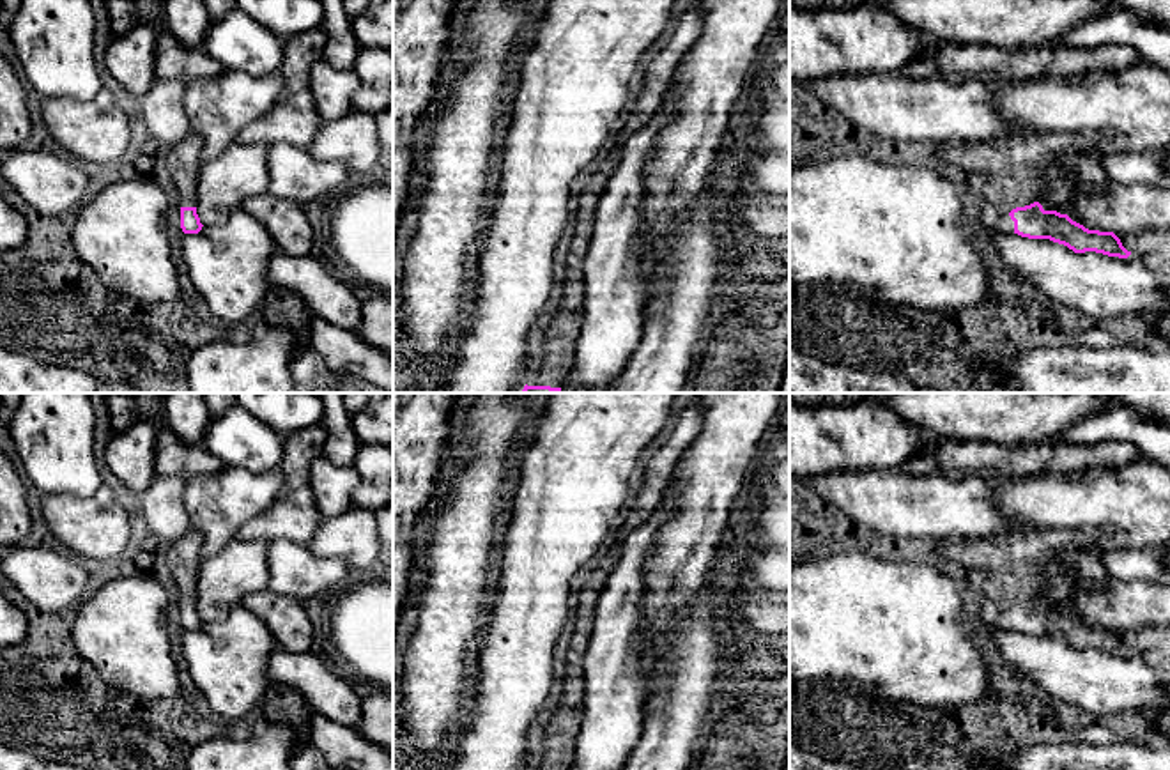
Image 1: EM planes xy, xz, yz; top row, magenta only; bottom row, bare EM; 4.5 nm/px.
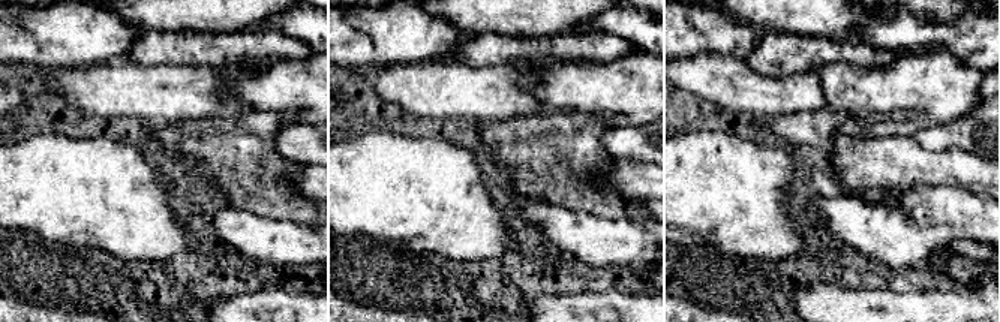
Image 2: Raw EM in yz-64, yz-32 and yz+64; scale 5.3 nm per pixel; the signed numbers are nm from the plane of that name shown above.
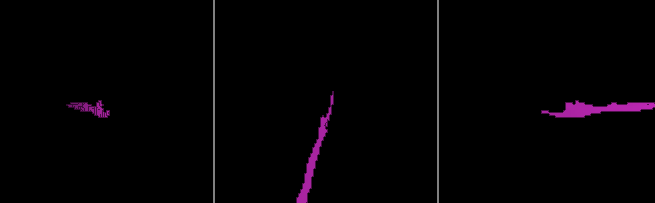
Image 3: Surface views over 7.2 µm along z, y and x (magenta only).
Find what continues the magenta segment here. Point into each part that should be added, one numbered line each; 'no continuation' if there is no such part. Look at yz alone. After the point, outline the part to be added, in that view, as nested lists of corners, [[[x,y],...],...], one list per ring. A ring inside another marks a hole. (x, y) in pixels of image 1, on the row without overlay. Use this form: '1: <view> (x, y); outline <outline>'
1: yz (1009, 569); outline [[[1012,529],[991,538],[945,540],[940,554],[952,561],[979,595],[979,618],[997,630],[1014,630],[1009,609],[1039,598],[1044,607],[1050,566],[1064,566],[1085,582],[1106,582],[1105,551],[1089,545],[1087,533],[1069,529]]]

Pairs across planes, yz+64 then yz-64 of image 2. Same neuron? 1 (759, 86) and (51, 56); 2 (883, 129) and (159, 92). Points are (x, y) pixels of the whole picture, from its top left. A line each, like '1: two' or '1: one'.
1: two
2: two

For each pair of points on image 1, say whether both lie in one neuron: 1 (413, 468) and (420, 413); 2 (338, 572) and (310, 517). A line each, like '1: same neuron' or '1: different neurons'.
1: same neuron
2: different neurons

